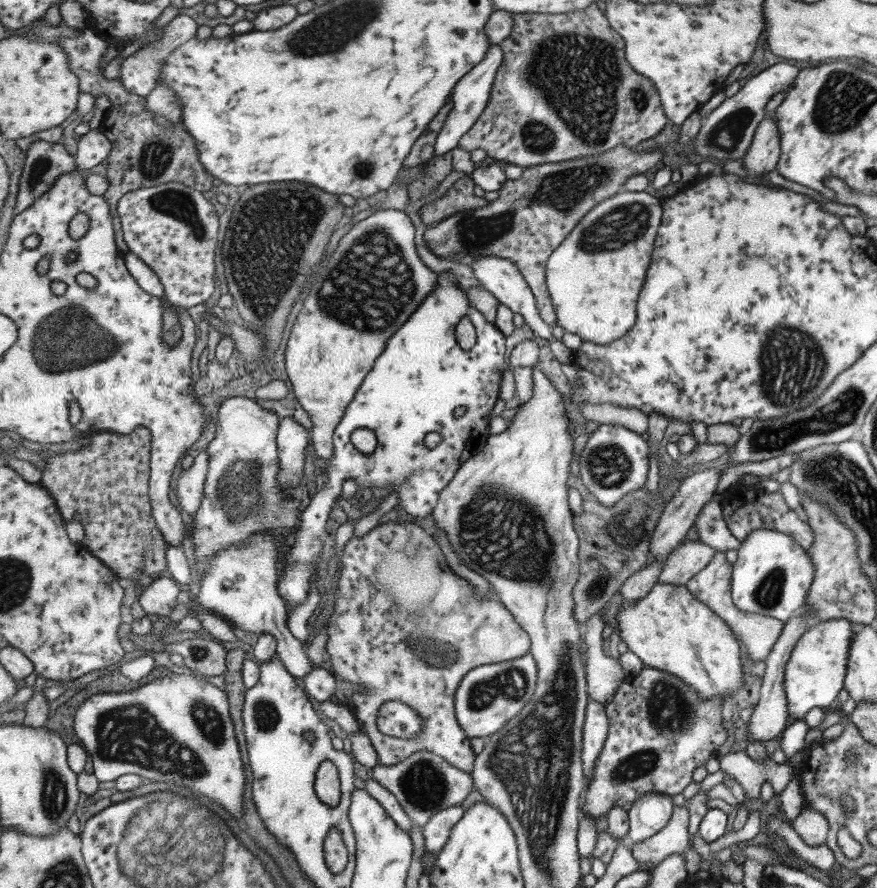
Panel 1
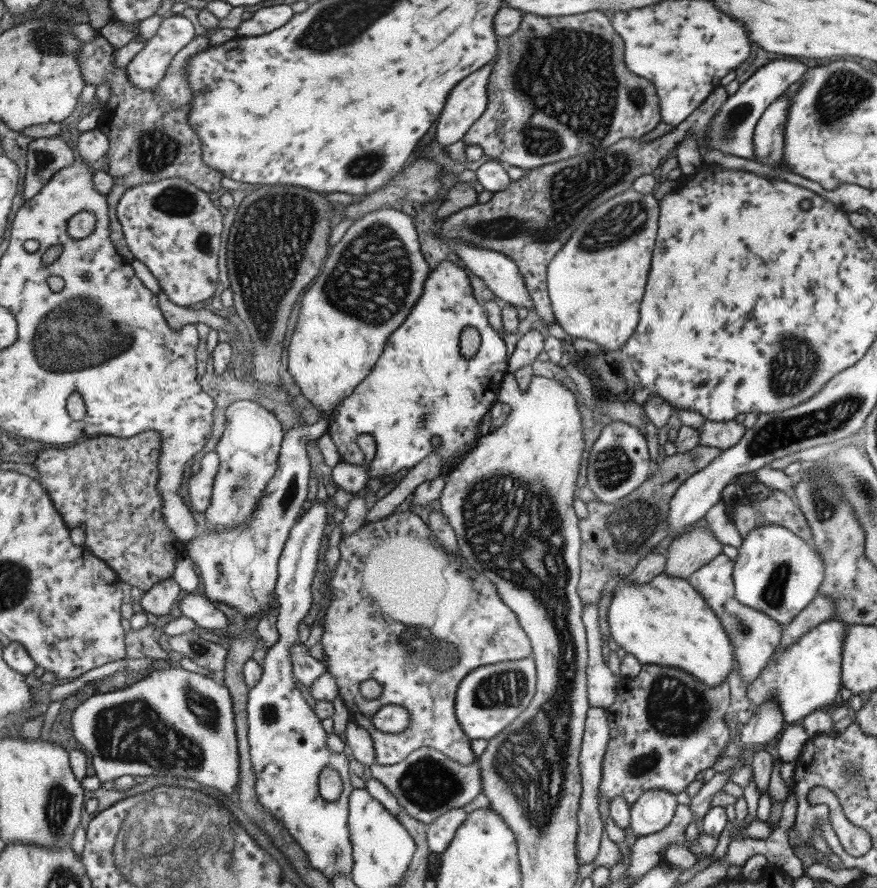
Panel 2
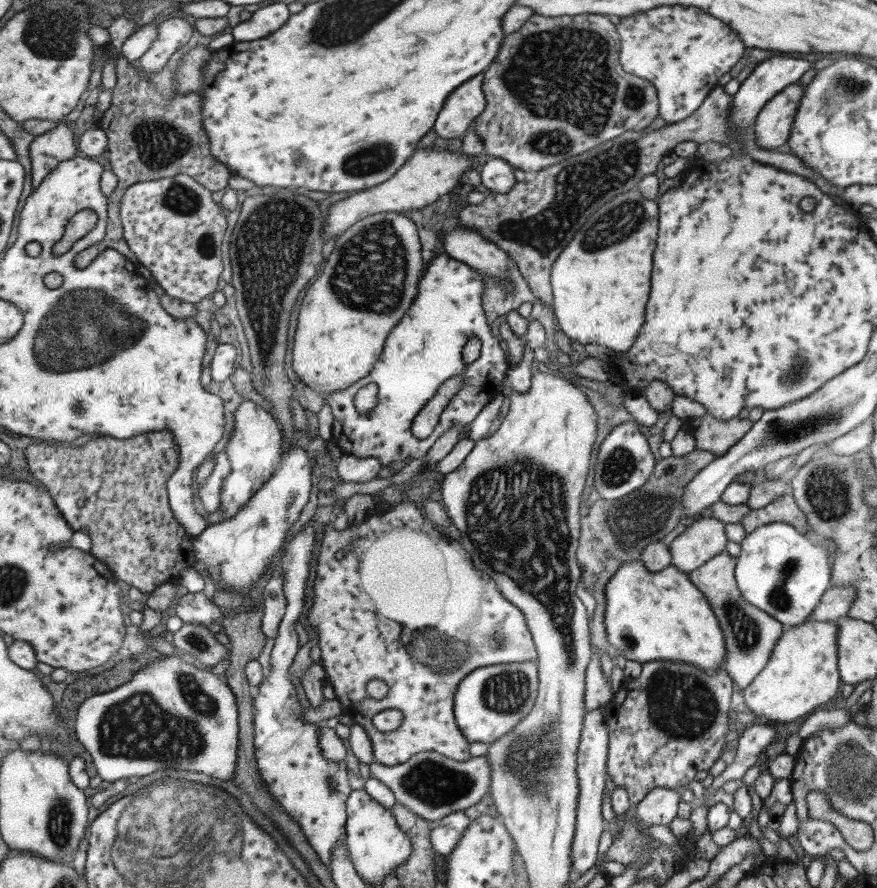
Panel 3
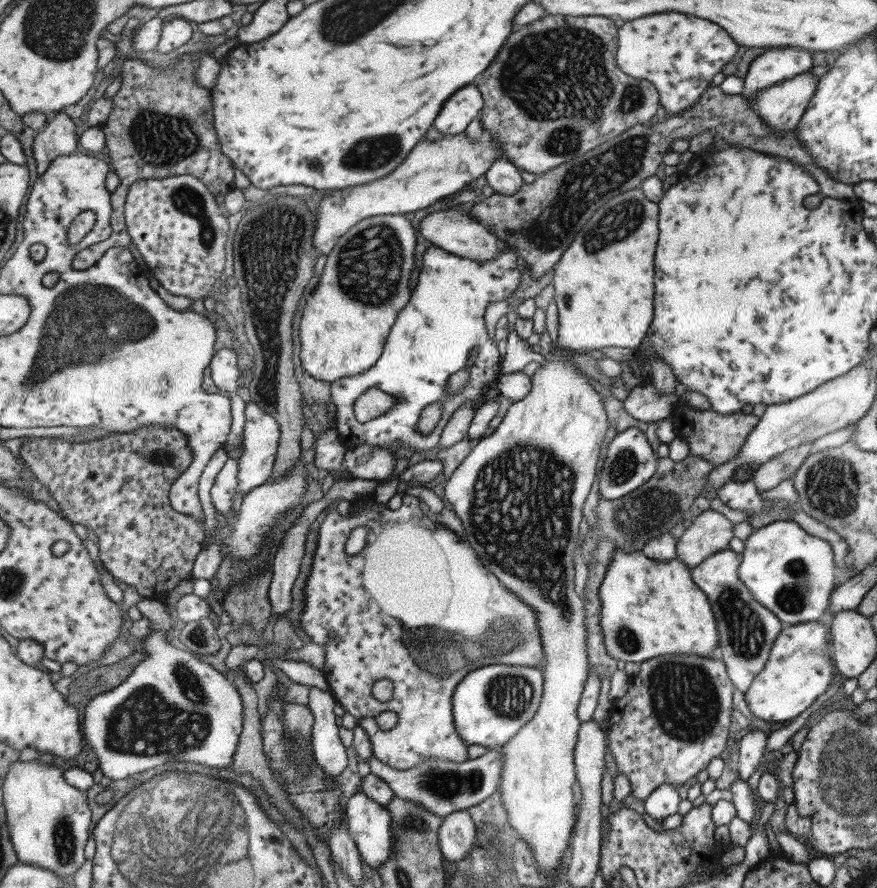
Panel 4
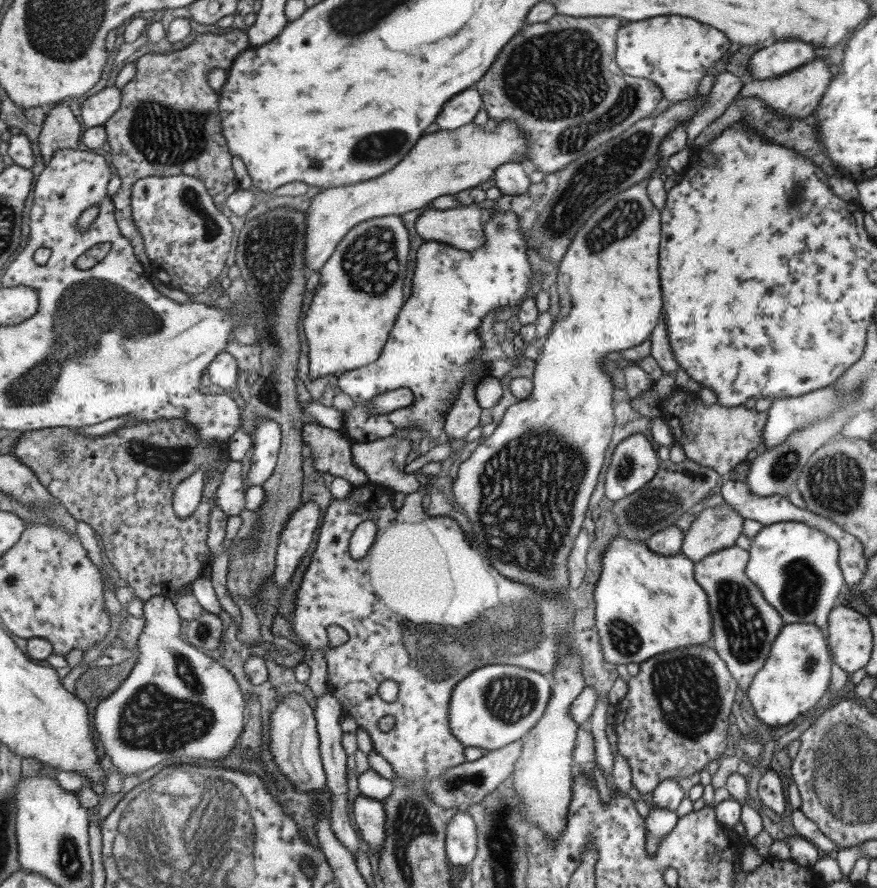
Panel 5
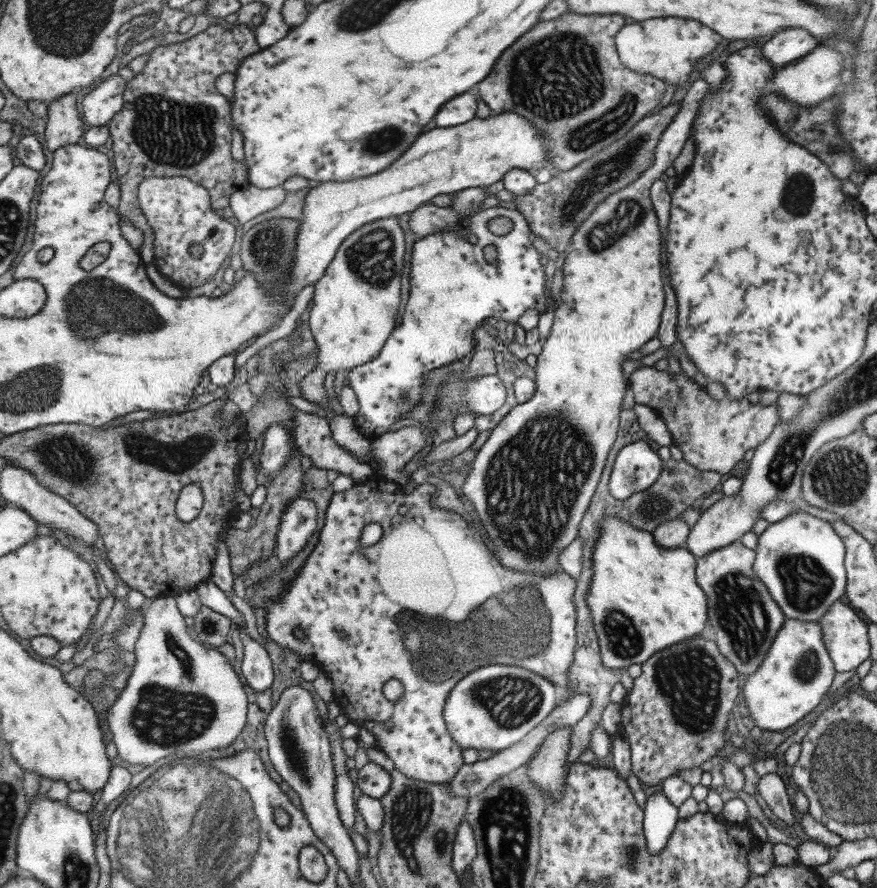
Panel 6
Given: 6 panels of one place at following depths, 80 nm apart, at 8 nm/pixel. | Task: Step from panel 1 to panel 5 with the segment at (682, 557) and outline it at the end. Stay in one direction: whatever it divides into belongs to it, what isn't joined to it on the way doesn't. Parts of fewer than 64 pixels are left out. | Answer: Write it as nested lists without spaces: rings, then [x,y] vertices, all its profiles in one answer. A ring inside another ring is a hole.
[[[725,502],[703,509],[683,533],[680,553],[696,563],[712,552],[731,546],[741,534],[744,520]]]

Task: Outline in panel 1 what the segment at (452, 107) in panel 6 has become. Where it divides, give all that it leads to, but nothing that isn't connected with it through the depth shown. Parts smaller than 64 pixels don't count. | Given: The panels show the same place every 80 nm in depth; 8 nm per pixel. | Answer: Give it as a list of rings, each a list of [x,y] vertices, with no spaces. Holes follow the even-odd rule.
[[[492,43],[491,49],[488,50],[484,60],[481,61],[479,65],[475,66],[473,70],[470,70],[457,83],[457,86],[452,93],[454,107],[446,118],[447,122],[445,122],[442,131],[437,137],[435,154],[439,157],[441,157],[442,154],[447,154],[447,152],[451,152],[454,148],[460,146],[460,140],[471,130],[471,128],[473,128],[473,125],[479,120],[479,117],[487,108],[497,73],[504,61],[504,56],[505,53],[503,47]]]

